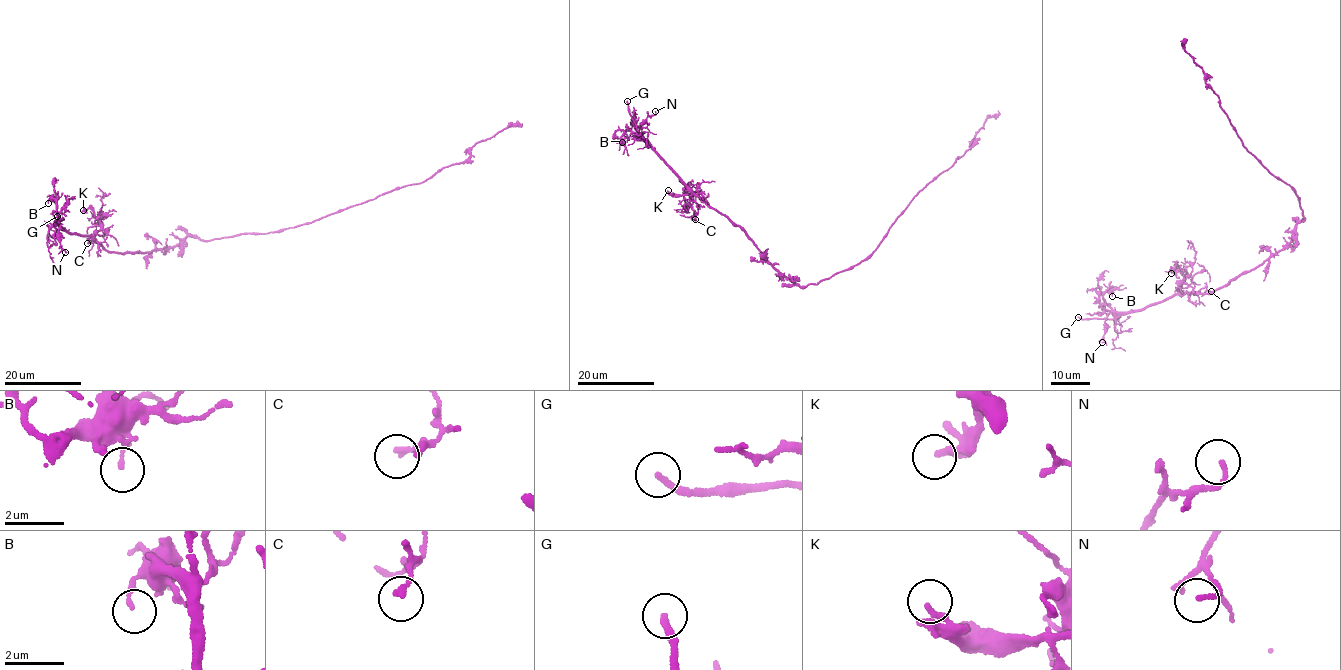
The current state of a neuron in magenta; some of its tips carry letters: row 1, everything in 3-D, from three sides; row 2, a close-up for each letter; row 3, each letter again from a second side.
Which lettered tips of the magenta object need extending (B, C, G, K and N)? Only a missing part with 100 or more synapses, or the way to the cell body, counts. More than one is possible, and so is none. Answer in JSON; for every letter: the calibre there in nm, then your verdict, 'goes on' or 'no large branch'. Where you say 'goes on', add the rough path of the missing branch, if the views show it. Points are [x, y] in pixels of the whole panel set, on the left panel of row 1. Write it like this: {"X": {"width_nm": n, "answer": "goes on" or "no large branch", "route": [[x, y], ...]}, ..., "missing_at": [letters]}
{"B": {"width_nm": 120, "answer": "no large branch"}, "C": {"width_nm": 180, "answer": "no large branch"}, "G": {"width_nm": 240, "answer": "goes on"}, "K": {"width_nm": 260, "answer": "no large branch"}, "N": {"width_nm": 150, "answer": "no large branch"}, "missing_at": ["G"]}

